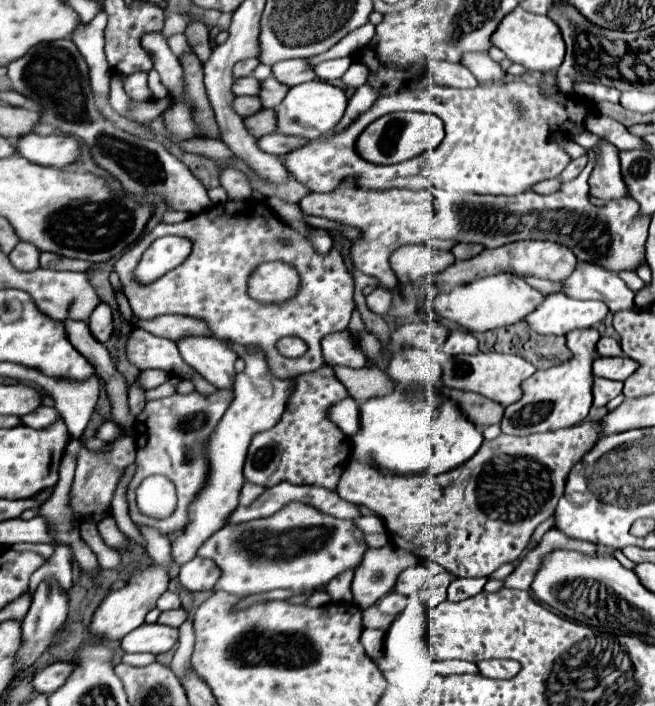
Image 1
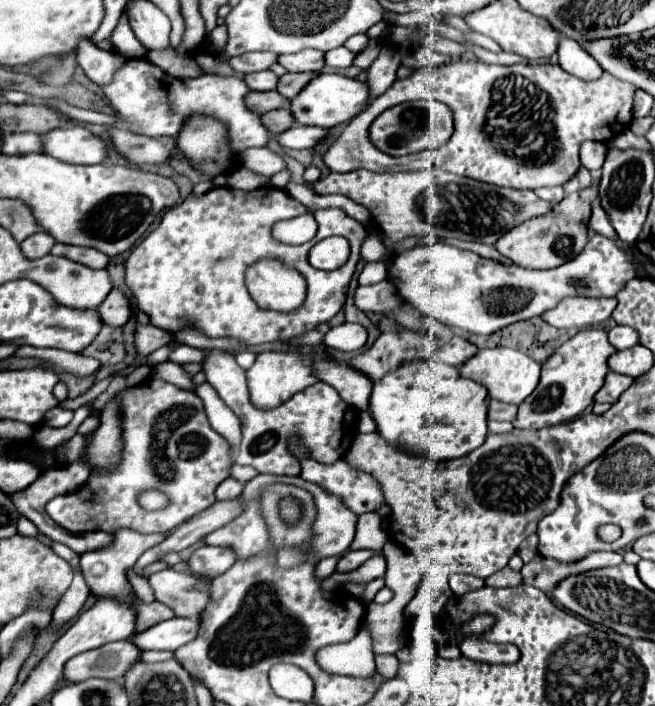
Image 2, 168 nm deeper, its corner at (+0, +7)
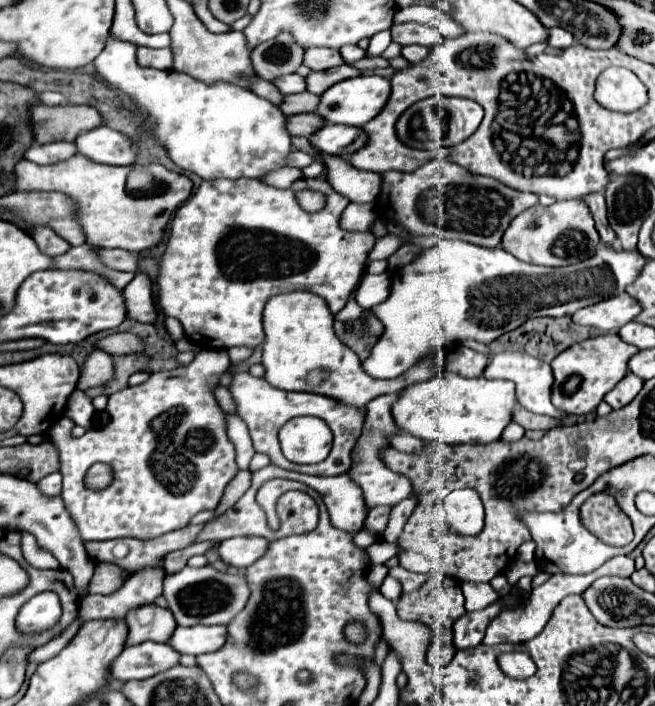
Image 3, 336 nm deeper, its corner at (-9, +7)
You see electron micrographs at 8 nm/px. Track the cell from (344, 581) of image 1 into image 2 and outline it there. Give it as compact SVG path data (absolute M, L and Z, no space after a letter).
M364 549L364 551L348 551L340 561L338 561L338 567L336 571L340 573L350 573L354 569L358 569L364 561L368 561L370 557L376 557L380 551L370 551L370 549Z

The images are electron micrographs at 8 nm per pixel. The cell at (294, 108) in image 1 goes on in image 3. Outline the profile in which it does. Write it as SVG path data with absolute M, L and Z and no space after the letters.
M357 75L345 81L339 81L337 85L329 87L317 105L317 115L323 117L325 123L339 123L339 125L353 125L353 127L361 127L363 123L371 121L385 105L387 97L389 97L391 85L385 77L379 75Z

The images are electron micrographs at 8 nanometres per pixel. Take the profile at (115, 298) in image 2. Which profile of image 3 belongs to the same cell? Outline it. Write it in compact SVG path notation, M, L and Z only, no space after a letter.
M143 273L135 275L135 279L123 289L123 299L125 299L125 311L129 319L139 323L155 323L157 311L153 305L151 281L147 275Z

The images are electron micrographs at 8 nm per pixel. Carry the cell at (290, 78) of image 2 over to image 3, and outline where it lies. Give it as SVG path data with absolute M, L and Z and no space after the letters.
M341 65L341 67L333 67L333 69L327 69L327 71L313 71L305 77L307 81L307 91L309 93L315 93L315 95L321 95L325 89L329 89L331 85L335 85L337 81L343 81L347 77L355 77L359 75L359 71L351 65Z

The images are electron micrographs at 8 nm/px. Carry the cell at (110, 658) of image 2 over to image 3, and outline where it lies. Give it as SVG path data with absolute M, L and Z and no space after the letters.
M145 641L141 645L123 647L119 657L109 669L111 679L131 681L131 679L147 679L169 667L179 663L179 655L167 643Z

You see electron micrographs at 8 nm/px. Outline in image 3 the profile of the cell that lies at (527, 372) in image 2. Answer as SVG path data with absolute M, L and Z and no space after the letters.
M503 351L491 357L487 369L483 371L483 377L487 379L511 379L515 383L515 391L517 391L517 403L521 407L525 407L531 413L537 415L549 415L549 417L565 417L563 413L559 413L553 405L551 405L551 383L553 383L553 373L549 363L543 363L537 357L531 357L529 353L521 353L521 351Z

